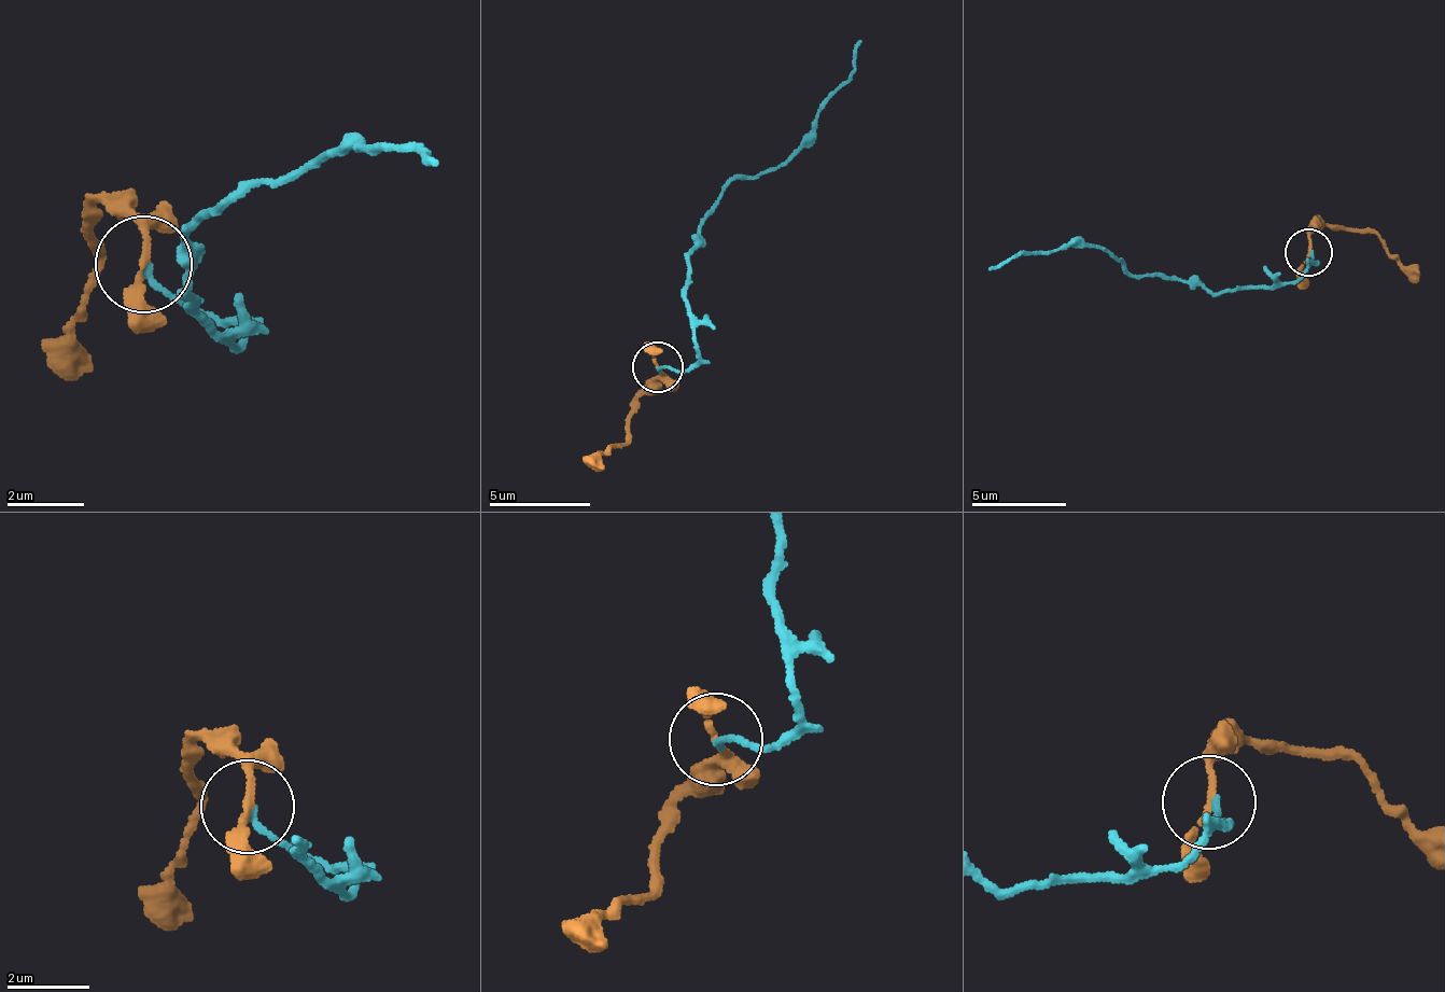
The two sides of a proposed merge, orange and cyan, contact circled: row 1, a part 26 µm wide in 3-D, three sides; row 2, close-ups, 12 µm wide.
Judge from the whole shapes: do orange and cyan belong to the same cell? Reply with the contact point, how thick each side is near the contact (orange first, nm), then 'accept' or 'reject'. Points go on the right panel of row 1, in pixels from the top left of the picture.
at (1308, 252); 150 nm thick on the orange side, 150 nm on the other; accept

